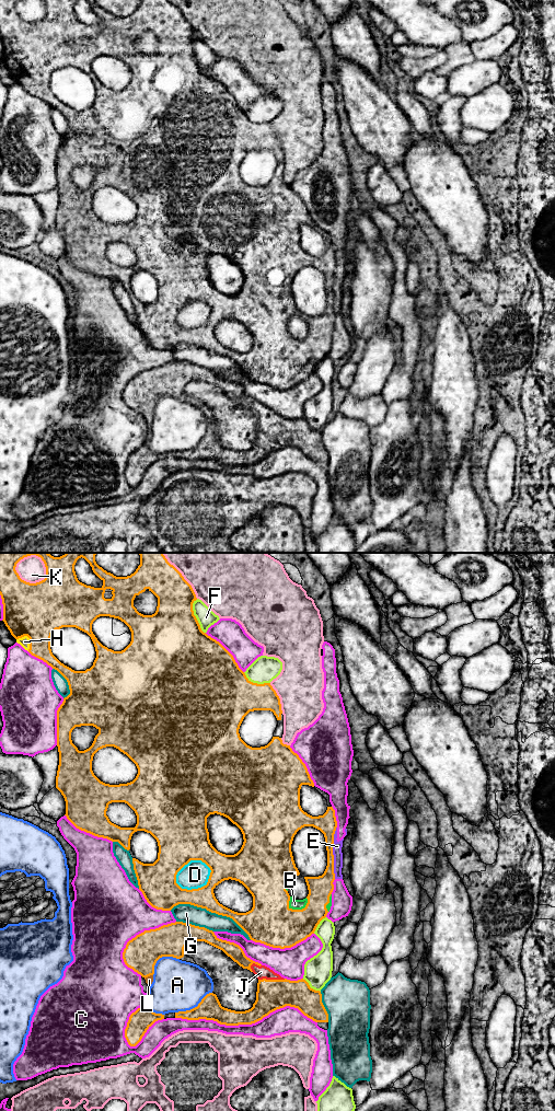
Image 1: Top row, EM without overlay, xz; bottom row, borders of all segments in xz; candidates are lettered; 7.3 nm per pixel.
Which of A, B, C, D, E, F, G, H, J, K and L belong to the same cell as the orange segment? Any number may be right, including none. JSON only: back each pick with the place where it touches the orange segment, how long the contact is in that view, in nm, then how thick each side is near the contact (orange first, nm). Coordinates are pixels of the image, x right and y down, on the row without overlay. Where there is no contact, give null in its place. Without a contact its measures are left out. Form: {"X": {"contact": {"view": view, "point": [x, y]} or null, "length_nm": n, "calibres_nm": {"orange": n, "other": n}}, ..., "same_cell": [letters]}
{"B": {"contact": {"view": "xz", "point": [300, 349]}, "length_nm": 170, "calibres_nm": {"orange": 340, "other": 80}}, "H": {"contact": {"view": "xz", "point": [29, 77]}, "length_nm": 130, "calibres_nm": {"orange": 400, "other": 80}}, "J": {"contact": {"view": "xz", "point": [272, 419]}, "length_nm": 200, "calibres_nm": {"orange": 220, "other": 100}}, "L": {"contact": {"view": "xz", "point": [148, 415]}, "length_nm": 70, "calibres_nm": {"orange": 260, "other": 60}}, "same_cell": ["B", "H", "J", "L"]}

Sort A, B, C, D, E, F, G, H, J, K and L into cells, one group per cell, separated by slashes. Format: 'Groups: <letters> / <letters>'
Groups: A / B H J L / C D E / F / G / K

